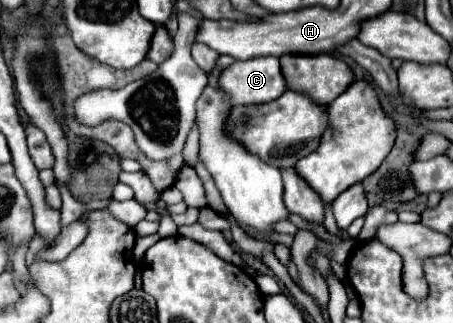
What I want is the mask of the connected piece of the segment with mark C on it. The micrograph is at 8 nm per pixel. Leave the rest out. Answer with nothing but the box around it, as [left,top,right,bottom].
[219,58,287,104]

